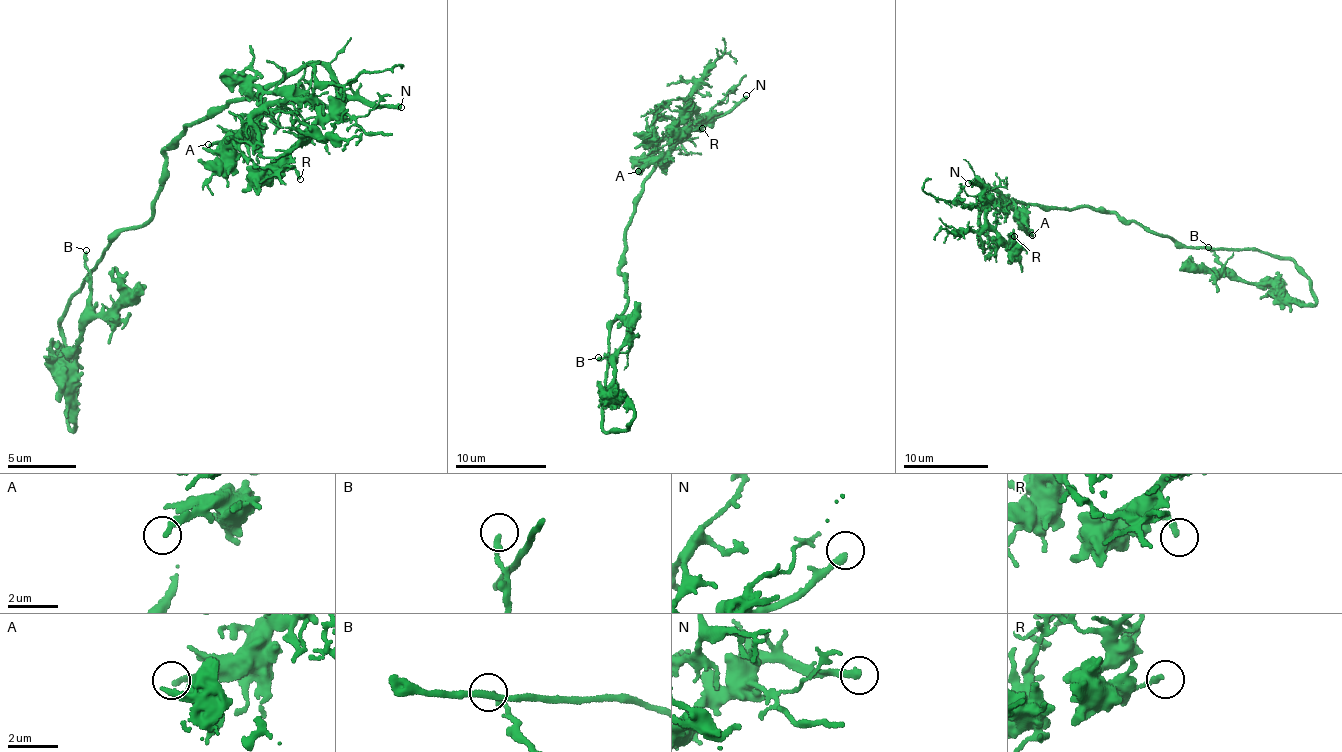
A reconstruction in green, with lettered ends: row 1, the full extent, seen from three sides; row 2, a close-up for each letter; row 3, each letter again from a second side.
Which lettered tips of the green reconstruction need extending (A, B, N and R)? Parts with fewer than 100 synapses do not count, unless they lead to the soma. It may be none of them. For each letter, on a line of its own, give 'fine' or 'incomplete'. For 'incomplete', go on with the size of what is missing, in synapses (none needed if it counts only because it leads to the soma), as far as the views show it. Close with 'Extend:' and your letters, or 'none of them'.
A: fine
B: fine
N: incomplete
R: fine
Extend: N

